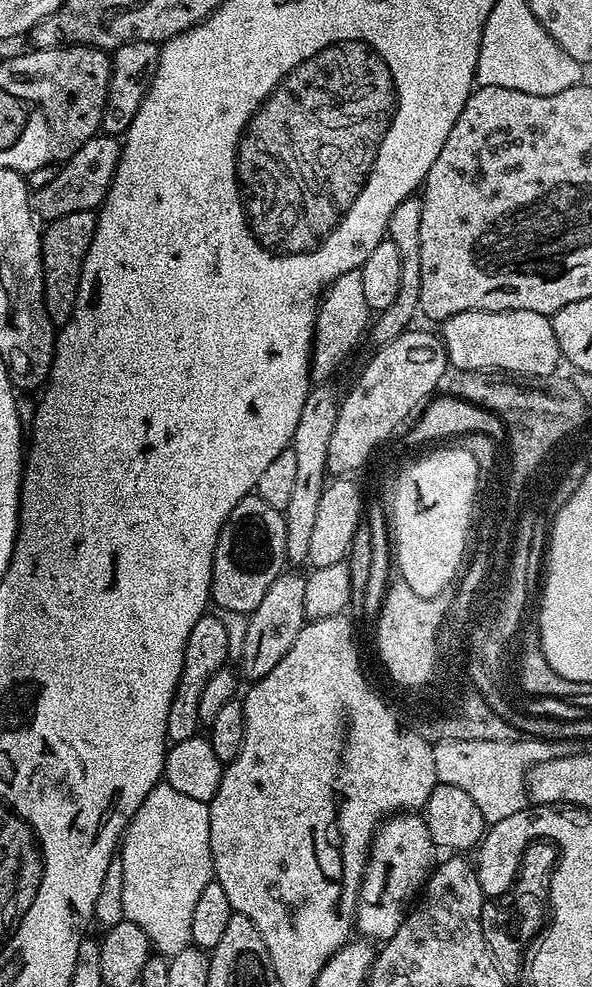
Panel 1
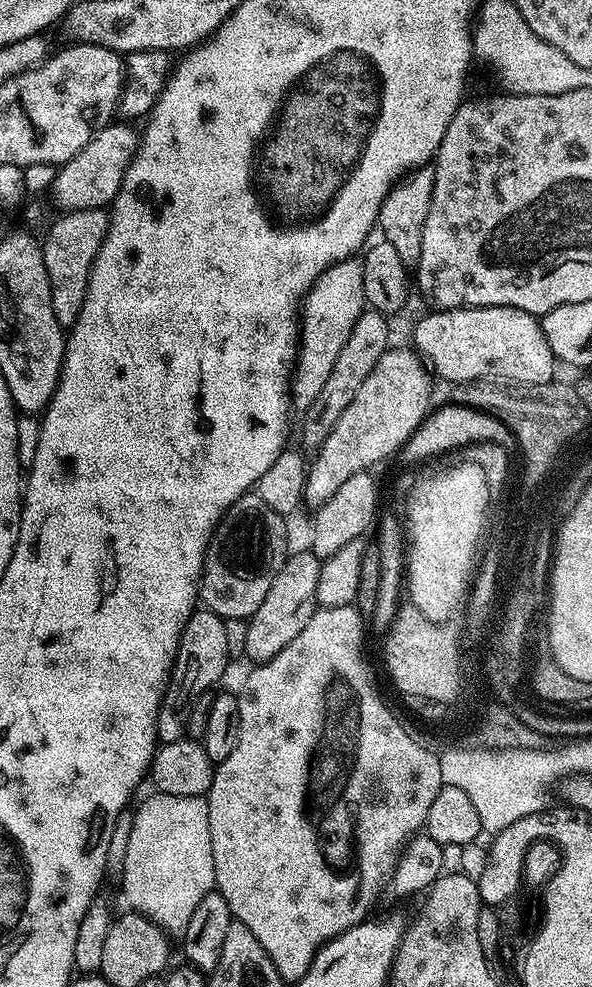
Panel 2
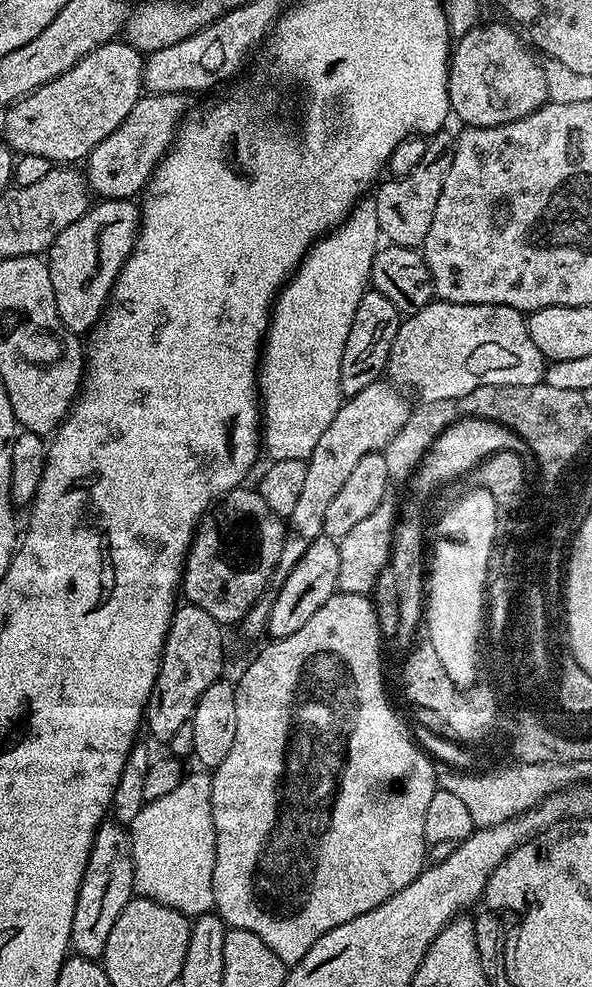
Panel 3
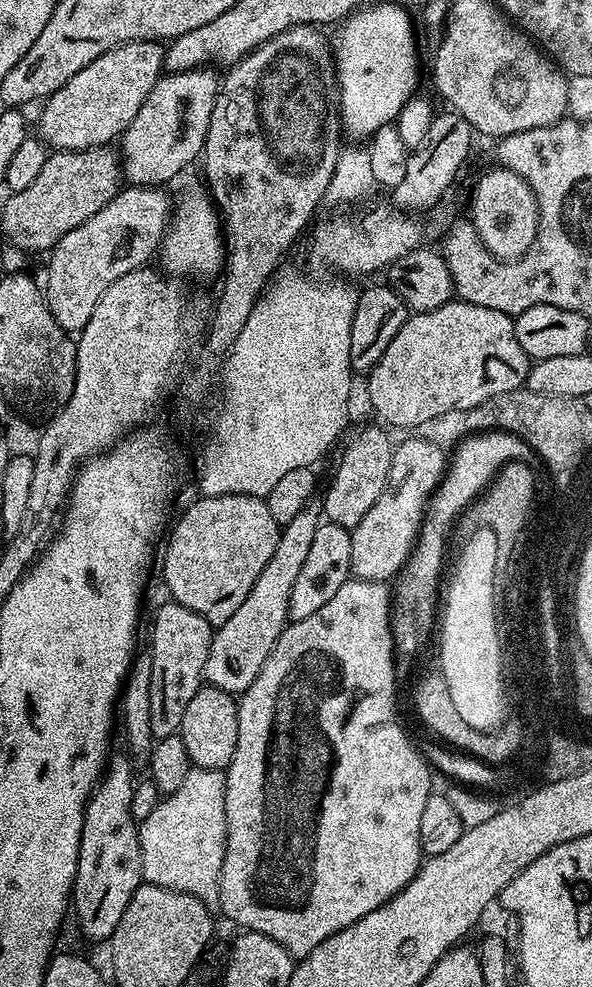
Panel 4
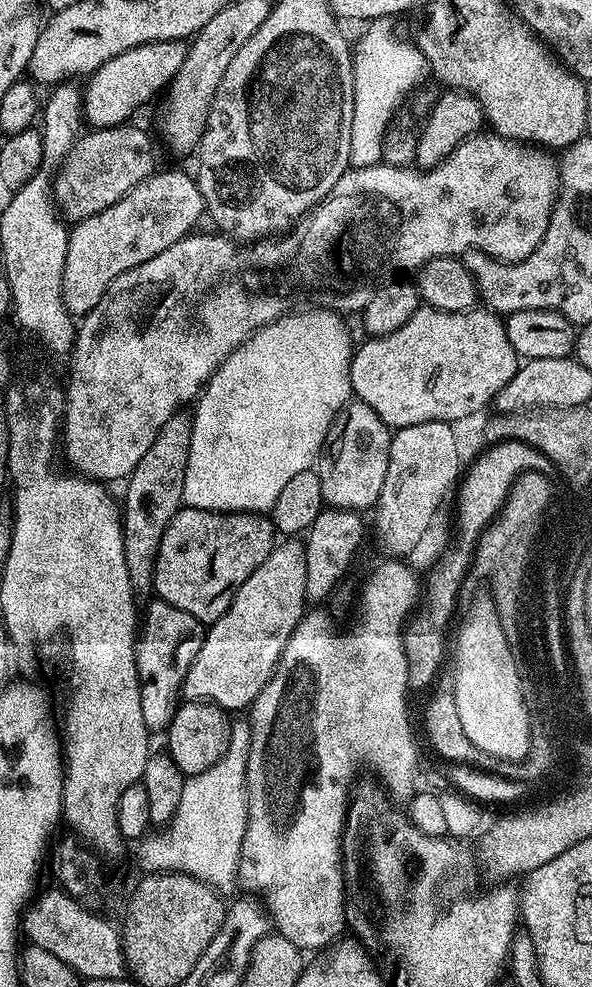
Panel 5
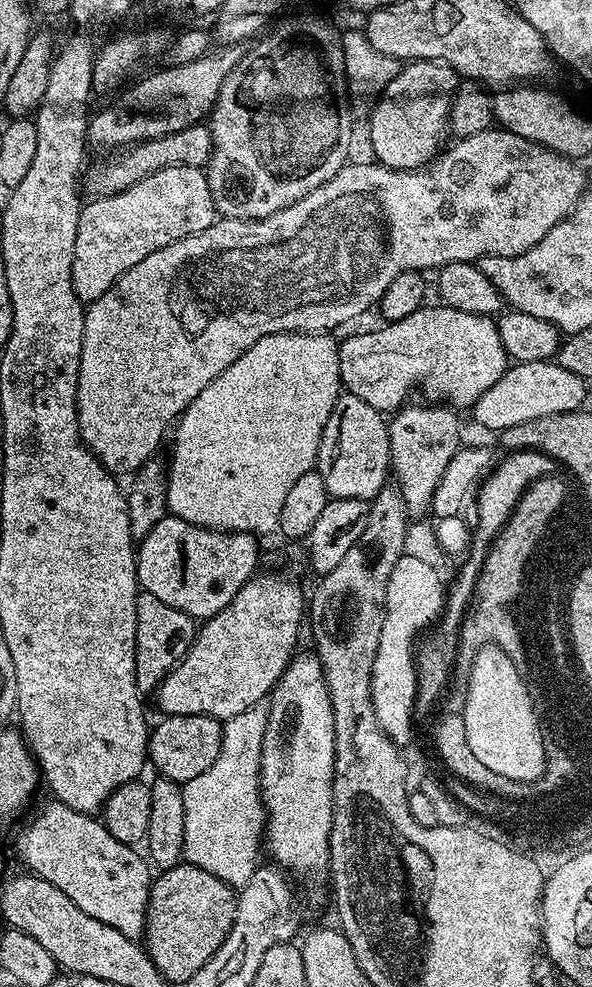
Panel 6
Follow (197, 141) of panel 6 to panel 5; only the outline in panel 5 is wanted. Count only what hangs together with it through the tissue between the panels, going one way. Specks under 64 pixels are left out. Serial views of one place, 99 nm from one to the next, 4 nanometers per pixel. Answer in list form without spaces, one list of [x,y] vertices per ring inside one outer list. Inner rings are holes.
[[[132,122],[115,124],[112,128],[92,128],[85,131],[72,149],[59,161],[60,169],[51,181],[52,195],[59,215],[65,221],[85,220],[106,206],[114,206],[138,182],[157,171],[152,140]],[[85,135],[85,136],[84,136]]]

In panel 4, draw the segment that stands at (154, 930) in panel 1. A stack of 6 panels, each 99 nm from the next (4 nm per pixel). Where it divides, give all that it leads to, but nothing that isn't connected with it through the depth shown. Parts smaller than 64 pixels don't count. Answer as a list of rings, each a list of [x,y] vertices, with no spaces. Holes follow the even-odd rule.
[[[192,766],[182,786],[173,793],[165,795],[150,818],[139,821],[140,845],[142,846],[142,877],[147,883],[178,890],[198,898],[204,905],[213,910],[220,906],[220,875],[222,858],[226,854],[226,782],[224,772],[215,772],[209,768]]]

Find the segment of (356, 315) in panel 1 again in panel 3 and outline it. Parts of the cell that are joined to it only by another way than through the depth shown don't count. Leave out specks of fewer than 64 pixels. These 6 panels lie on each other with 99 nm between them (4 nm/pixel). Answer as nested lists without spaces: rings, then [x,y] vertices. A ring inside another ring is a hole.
[[[372,198],[361,199],[339,228],[321,236],[309,248],[308,255],[300,261],[300,267],[280,289],[272,309],[258,373],[262,405],[262,448],[269,461],[307,461],[314,446],[318,446],[318,438],[326,434],[326,426],[334,422],[334,414],[338,414],[342,403],[342,350],[346,350],[346,338],[354,322],[354,310],[358,310],[358,302],[362,302],[364,293],[369,291],[372,263],[381,244],[376,201]]]

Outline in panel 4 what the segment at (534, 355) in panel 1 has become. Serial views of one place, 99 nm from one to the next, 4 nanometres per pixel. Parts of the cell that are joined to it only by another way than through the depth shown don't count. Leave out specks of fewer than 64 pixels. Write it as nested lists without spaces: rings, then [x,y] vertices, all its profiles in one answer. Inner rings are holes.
[[[456,298],[438,306],[438,310],[409,315],[402,330],[398,330],[390,346],[386,346],[386,354],[382,354],[372,371],[367,373],[368,400],[373,410],[385,420],[385,425],[393,424],[396,428],[426,426],[438,418],[438,414],[470,410],[470,406],[478,406],[478,402],[486,402],[486,398],[494,398],[494,394],[506,394],[525,387],[529,367],[530,358],[522,346],[518,346],[514,320],[509,313],[474,306]]]

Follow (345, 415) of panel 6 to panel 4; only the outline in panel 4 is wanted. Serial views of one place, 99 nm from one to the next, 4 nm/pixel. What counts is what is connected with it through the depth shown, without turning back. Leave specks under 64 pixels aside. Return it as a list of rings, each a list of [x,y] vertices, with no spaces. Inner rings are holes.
[[[383,427],[380,428],[360,428],[352,437],[347,437],[348,445],[340,452],[336,473],[324,492],[324,500],[322,499],[322,516],[327,523],[349,530],[356,528],[358,522],[362,522],[362,517],[369,512],[370,506],[378,502],[390,474],[394,447],[394,440],[383,432]]]

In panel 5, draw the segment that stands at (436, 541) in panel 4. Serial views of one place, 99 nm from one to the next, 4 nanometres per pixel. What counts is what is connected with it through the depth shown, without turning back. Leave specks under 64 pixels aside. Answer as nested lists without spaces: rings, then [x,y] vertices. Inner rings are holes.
[[[500,440],[497,444],[487,445],[483,451],[469,468],[467,465],[455,493],[456,545],[446,549],[440,561],[429,570],[428,577],[425,580],[423,577],[422,603],[404,626],[408,687],[412,690],[426,687],[444,664],[444,635],[452,615],[453,620],[457,615],[460,590],[472,566],[473,553],[485,528],[496,519],[506,502],[512,483],[524,473],[540,473],[550,468],[550,458],[546,458],[546,454],[521,440]]]

